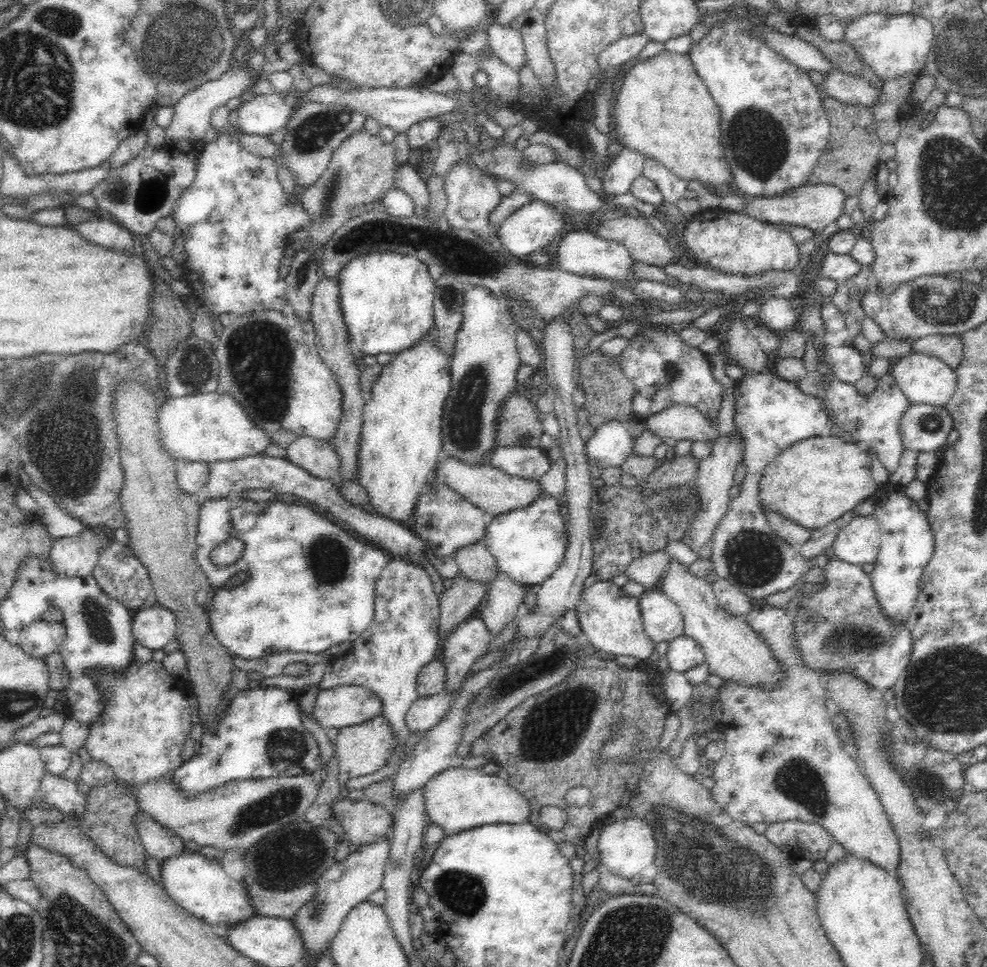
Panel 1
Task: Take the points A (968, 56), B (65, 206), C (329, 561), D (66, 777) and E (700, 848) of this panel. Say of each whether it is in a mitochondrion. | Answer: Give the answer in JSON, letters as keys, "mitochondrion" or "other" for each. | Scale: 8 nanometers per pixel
{"A":"mitochondrion","B":"other","C":"mitochondrion","D":"other","E":"mitochondrion"}

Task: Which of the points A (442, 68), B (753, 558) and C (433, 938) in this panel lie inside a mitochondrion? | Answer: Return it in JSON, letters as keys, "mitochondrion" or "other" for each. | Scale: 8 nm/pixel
{"A":"other","B":"mitochondrion","C":"other"}

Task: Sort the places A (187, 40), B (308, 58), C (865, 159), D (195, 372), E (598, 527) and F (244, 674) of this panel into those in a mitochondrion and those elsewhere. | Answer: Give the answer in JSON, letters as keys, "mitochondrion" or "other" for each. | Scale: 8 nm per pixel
{"A":"mitochondrion","B":"other","C":"other","D":"mitochondrion","E":"other","F":"other"}

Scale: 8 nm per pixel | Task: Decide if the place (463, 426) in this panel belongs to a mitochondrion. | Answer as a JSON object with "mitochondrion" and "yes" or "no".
{"mitochondrion":"yes"}

